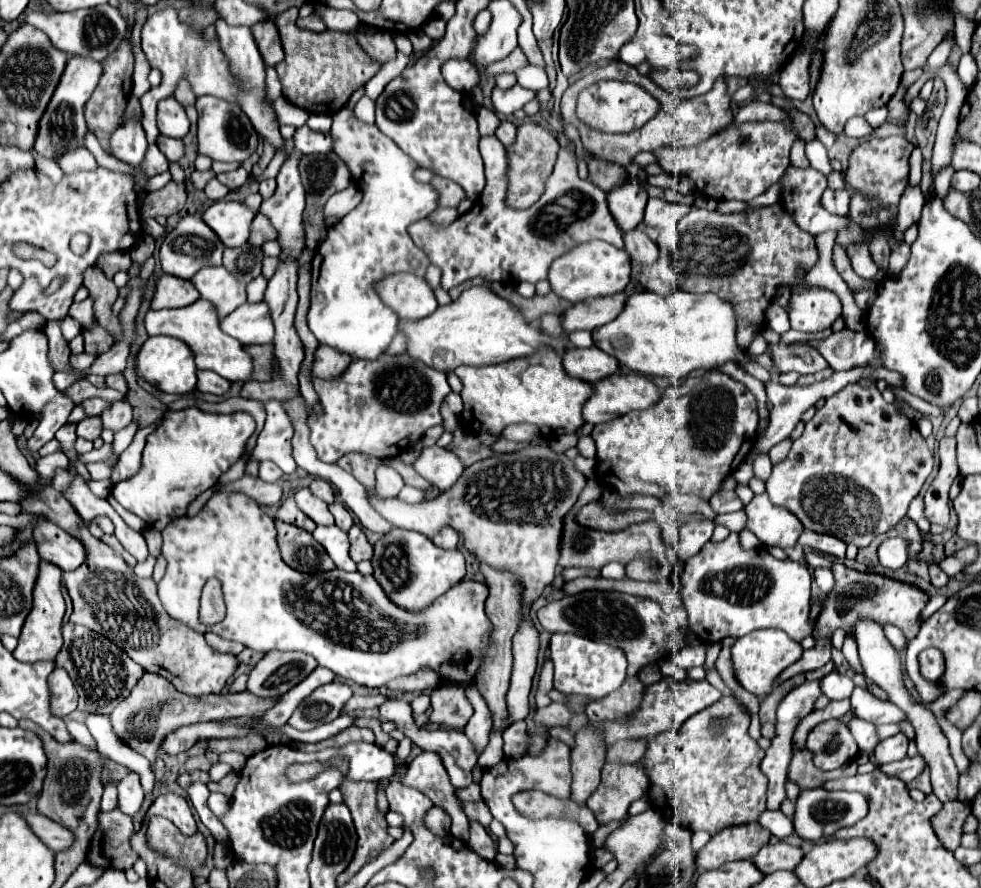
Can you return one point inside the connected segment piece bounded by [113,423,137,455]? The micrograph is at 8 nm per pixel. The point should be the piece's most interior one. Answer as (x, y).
(122, 438)

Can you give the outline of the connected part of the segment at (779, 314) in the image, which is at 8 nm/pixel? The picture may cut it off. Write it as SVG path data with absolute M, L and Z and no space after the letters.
M771 303L765 311L765 323L777 331L777 333L785 333L789 329L789 317L787 317L787 311L775 303Z

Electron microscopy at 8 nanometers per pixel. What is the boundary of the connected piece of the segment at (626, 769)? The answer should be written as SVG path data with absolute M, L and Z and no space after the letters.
M605 761L601 769L601 785L587 799L589 809L601 825L627 817L629 805L643 797L649 789L649 777L643 765Z

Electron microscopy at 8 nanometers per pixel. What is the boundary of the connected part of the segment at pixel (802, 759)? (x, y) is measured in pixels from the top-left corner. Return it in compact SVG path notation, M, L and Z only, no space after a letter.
M793 749L793 759L789 763L787 777L789 777L789 781L797 783L801 789L815 789L815 787L823 787L831 779L856 775L857 769L858 764L852 761L835 771L821 771L813 765L813 757L809 757L809 751Z

